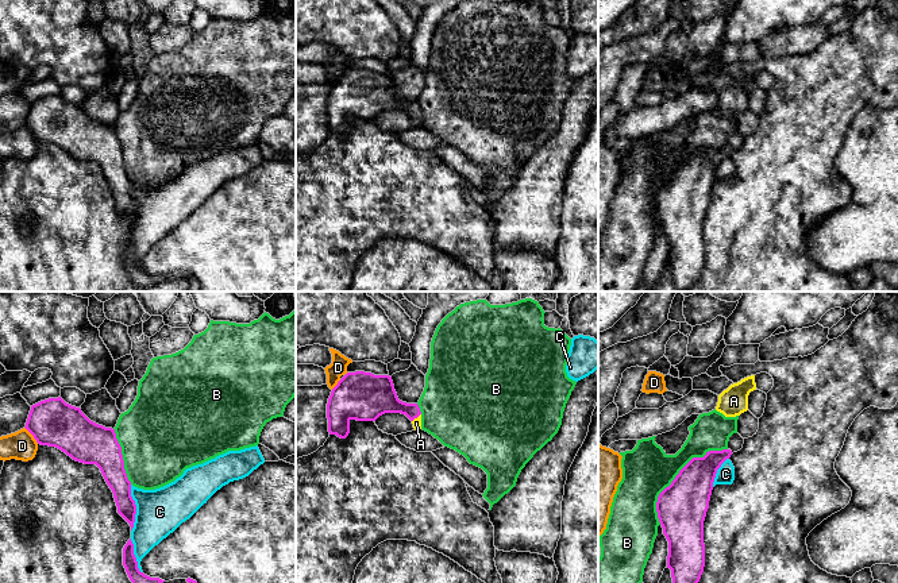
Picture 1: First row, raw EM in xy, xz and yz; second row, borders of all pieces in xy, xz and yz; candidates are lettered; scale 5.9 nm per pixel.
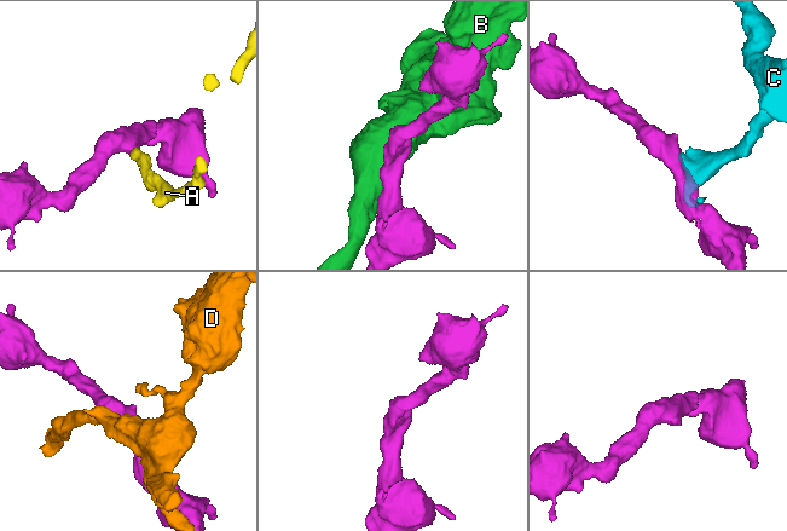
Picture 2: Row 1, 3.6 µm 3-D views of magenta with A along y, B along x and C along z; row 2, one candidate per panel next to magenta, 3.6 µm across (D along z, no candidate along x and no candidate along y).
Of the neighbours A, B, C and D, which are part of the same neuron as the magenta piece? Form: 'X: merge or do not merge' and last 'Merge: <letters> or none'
A: merge
B: do not merge
C: do not merge
D: do not merge
Merge: A

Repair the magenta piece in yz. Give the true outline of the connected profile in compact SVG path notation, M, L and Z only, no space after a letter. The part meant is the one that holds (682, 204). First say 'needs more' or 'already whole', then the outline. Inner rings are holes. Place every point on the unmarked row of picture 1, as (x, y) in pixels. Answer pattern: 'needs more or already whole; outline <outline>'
already whole; outline M722 147L693 155L658 194L658 216L668 239L667 266L679 292L693 286L704 270L704 219L717 167L731 152Z

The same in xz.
needs more; outline M365 69L347 70L328 96L328 130L346 136L351 117L375 119L385 111L405 112L412 119L415 128L421 127L419 103L398 97L392 74Z

